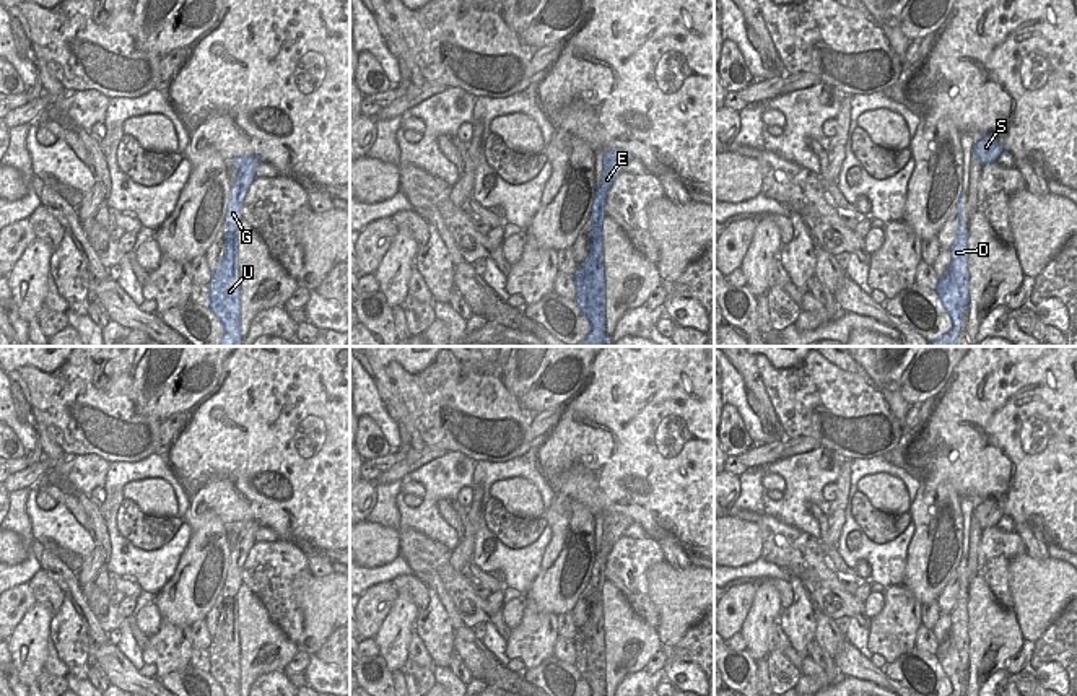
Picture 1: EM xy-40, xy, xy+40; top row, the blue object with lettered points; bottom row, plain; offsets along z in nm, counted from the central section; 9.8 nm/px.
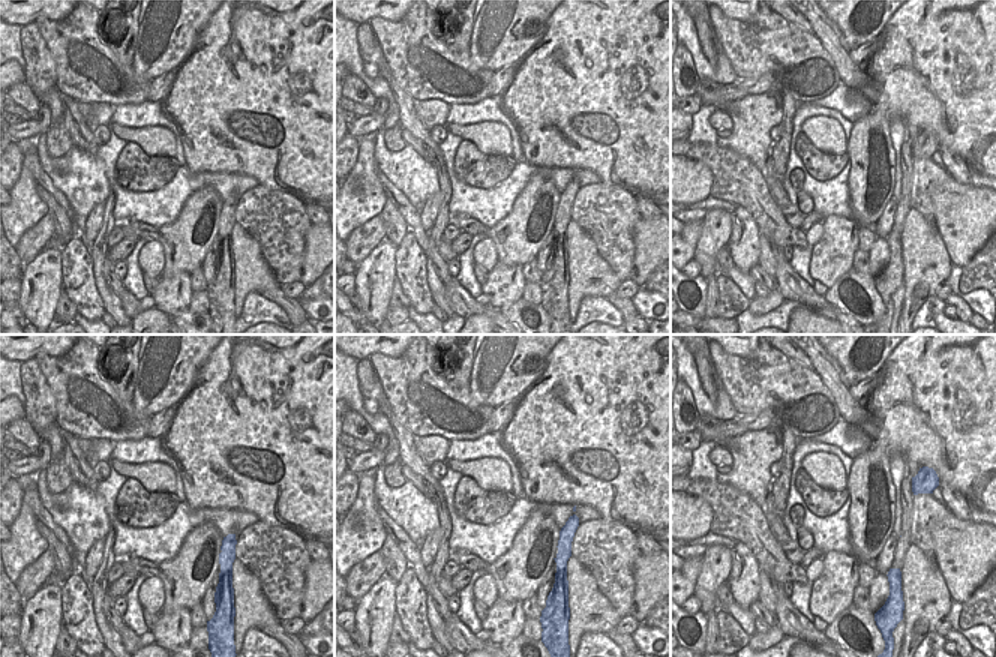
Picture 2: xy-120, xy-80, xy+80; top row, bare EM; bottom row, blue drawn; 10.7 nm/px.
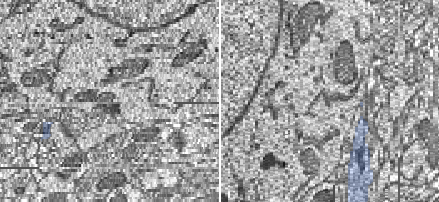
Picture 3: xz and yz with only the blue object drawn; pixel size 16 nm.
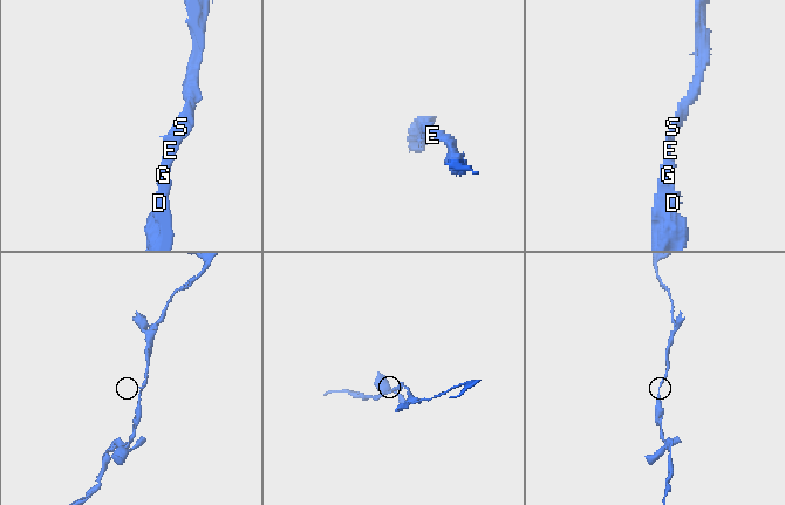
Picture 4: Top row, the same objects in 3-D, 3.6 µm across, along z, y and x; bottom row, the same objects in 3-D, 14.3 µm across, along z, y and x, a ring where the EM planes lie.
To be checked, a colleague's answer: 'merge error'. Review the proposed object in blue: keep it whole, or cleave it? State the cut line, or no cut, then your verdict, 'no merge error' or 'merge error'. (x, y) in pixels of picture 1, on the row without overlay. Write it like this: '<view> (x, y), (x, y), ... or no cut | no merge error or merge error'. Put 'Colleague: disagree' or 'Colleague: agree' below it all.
no cut | no merge error
Colleague: disagree

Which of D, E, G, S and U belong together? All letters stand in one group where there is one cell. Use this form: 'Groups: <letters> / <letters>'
Groups: D E G S U

